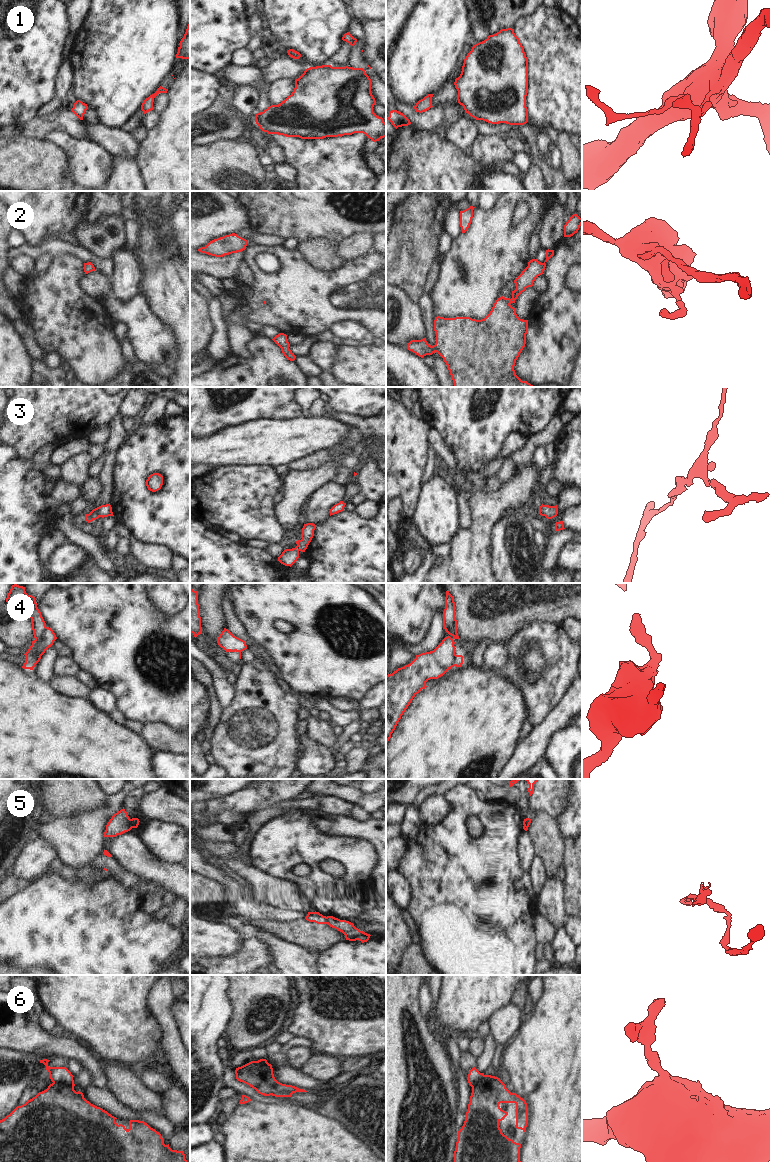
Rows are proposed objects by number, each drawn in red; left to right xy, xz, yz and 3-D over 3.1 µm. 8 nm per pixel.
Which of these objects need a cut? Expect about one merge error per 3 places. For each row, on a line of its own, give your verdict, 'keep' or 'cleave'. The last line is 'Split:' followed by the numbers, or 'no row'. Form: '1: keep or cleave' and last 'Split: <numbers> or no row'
1: keep
2: keep
3: keep
4: cleave
5: cleave
6: cleave
Split: 4, 5, 6

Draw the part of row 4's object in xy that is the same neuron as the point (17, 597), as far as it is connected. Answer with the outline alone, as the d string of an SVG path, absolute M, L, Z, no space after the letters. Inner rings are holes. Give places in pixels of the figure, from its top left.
M14 584L11 586L6 598L6 602L12 607L20 608L29 614L31 618L33 635L37 642L35 646L36 658L34 660L34 662L37 664L41 659L41 656L38 654L38 646L45 631L46 623L37 607L35 597L28 595L25 591L25 587Z

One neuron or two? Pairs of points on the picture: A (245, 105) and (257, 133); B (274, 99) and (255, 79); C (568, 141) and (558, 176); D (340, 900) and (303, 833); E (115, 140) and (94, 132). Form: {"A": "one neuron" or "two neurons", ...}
{"A": "one neuron", "B": "two neurons", "C": "two neurons", "D": "one neuron", "E": "one neuron"}

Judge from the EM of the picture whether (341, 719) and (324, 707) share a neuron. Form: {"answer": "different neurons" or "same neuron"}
{"answer": "same neuron"}

